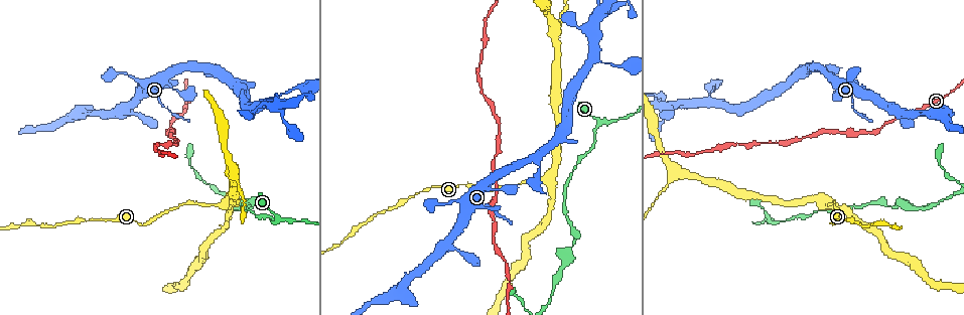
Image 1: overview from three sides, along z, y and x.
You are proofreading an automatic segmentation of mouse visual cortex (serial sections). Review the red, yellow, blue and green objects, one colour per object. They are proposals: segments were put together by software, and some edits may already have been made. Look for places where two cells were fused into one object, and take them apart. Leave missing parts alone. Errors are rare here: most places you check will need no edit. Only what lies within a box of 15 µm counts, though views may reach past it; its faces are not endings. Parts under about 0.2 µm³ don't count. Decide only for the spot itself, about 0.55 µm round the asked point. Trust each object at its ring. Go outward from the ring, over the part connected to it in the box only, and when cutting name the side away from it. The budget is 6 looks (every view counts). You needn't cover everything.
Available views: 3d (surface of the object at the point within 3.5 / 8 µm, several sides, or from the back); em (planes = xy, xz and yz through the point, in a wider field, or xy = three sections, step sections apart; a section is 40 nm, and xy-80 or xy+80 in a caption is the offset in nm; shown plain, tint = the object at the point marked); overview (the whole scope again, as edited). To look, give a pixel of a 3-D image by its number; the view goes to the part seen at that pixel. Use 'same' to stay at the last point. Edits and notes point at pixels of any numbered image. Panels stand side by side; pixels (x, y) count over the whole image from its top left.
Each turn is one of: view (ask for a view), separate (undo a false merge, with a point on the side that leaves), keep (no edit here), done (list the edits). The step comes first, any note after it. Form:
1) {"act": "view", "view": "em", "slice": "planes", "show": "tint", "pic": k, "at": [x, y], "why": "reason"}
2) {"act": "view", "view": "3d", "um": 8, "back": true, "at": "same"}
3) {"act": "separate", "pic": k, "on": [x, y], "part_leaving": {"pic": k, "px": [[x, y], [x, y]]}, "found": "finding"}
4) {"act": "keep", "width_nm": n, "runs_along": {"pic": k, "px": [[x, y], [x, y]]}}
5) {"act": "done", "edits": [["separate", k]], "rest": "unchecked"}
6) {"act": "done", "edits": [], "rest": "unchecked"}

{"act": "view", "view": "3d", "um": 3.5, "pic": 1, "at": [545, 178], "why": "three arms meet"}

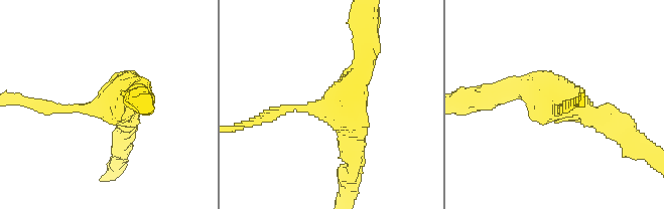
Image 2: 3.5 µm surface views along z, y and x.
{"act": "view", "view": "em", "slice": "xy", "step": 1, "show": "tint", "pic": 2, "at": [108, 104], "arms": 3, "arm_widths_nm": [150, 350, 350], "why": "now the EM"}

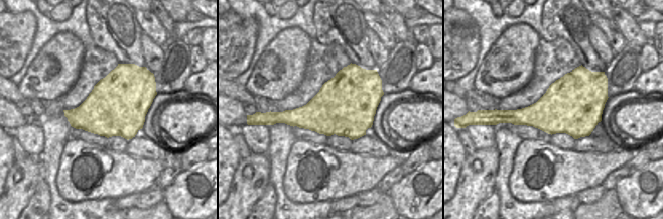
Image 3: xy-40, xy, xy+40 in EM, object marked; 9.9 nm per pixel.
{"act": "keep", "runs_along": {"pic": 2, "px": [[267, 119], [285, 109], [332, 109], [366, 59]]}, "found": "continuous, no second cell"}

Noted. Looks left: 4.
{"act": "view", "view": "3d", "um": 3.5, "pic": 1, "at": [277, 216], "why": "a fork"}

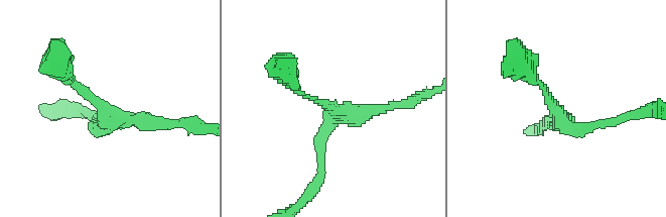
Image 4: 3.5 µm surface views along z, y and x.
{"act": "view", "view": "em", "slice": "planes", "show": "plain", "pic": 4, "at": [560, 114], "why": "shape alone is not enough"}

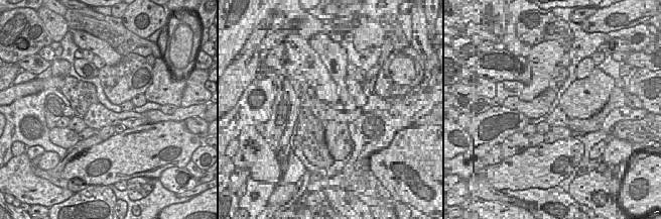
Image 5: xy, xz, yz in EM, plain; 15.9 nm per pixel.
{"act": "view", "view": "em", "slice": "planes", "show": "tint", "at": "same"}

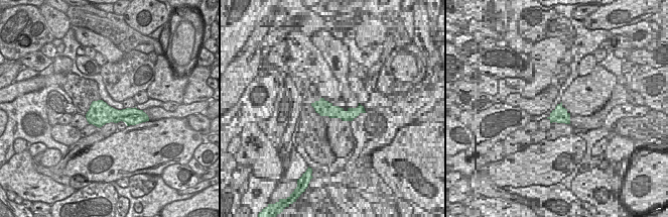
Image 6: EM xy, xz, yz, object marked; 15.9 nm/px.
{"act": "keep", "found": "all the same cell"}

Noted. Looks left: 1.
{"act": "done", "edits": [], "rest": "unchecked"}

